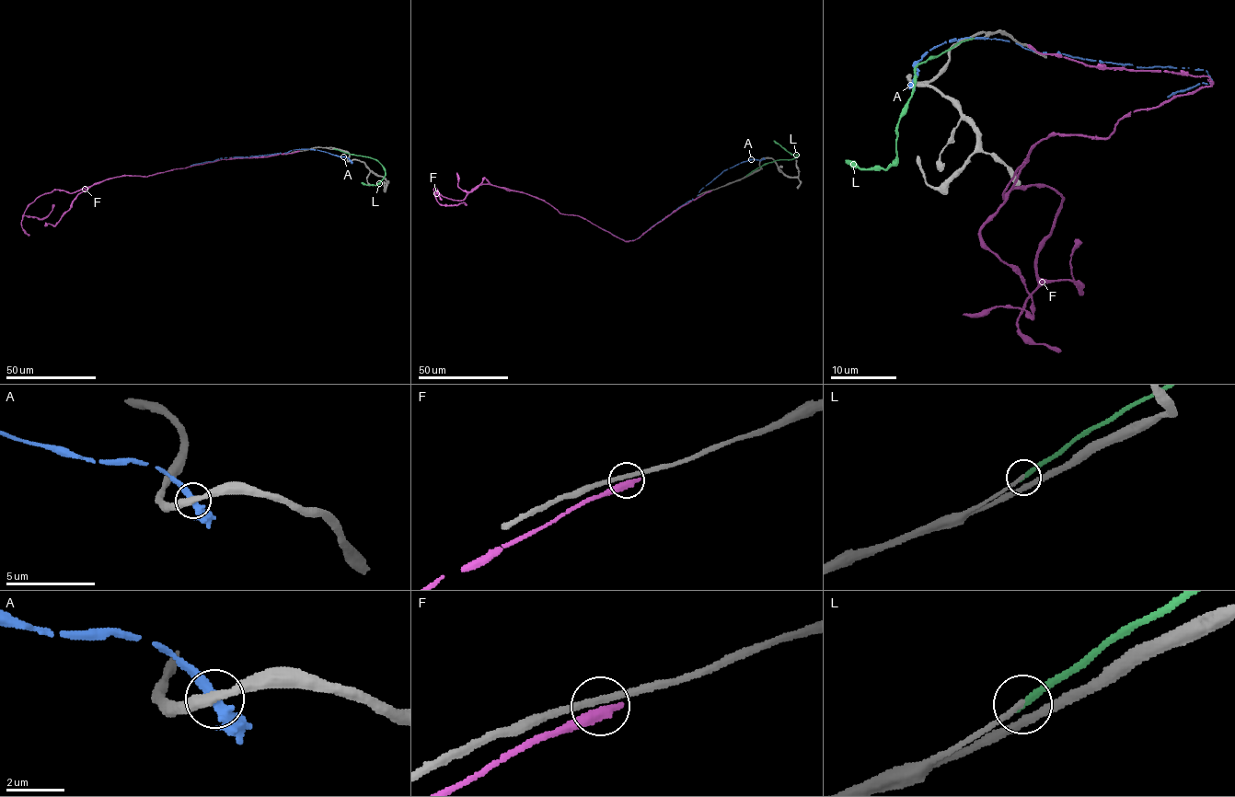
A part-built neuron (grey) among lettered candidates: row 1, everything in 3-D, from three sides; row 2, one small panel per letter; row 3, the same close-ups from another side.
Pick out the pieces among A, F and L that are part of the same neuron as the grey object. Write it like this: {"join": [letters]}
{"join": ["L"]}

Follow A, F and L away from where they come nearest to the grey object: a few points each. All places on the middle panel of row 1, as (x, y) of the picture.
A: (763, 158), (750, 159), (723, 170), (693, 199), (636, 239), (626, 241), (603, 229)
F: (709, 190), (632, 241), (505, 188), (480, 184), (457, 201), (435, 194), (444, 205), (466, 204)
L: (746, 175), (768, 163), (792, 159), (797, 155), (787, 151), (774, 140)

